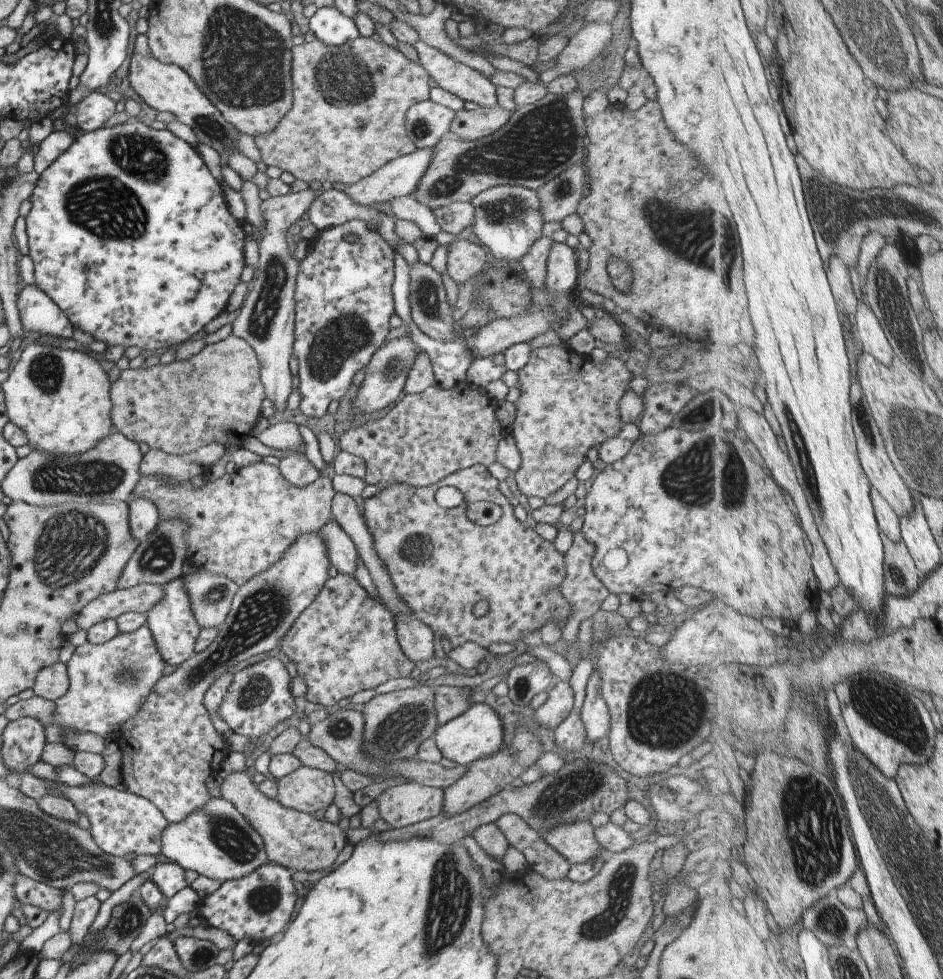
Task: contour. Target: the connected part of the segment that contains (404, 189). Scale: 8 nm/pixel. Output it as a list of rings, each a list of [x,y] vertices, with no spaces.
[[[417,148],[411,152],[411,154],[405,154],[405,156],[397,156],[393,158],[391,162],[383,164],[381,168],[377,168],[377,172],[371,172],[369,176],[361,178],[357,184],[351,186],[343,185],[343,191],[347,194],[349,200],[361,204],[363,208],[374,208],[374,204],[387,203],[387,200],[396,200],[398,204],[404,198],[408,198],[409,195],[417,187],[419,178],[423,176],[423,172],[427,170],[429,162],[431,162],[431,156],[433,150],[431,148]]]

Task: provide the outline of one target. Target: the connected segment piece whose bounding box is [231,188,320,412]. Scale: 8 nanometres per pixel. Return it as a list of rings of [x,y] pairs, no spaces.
[[[317,189],[270,196],[261,201],[259,212],[263,216],[263,230],[254,236],[258,244],[258,262],[251,282],[251,290],[246,292],[239,307],[239,314],[231,322],[231,334],[249,343],[257,356],[260,368],[260,381],[265,398],[269,399],[274,412],[287,410],[285,402],[291,392],[291,375],[289,374],[289,358],[292,355],[294,304],[293,289],[297,280],[298,256],[288,252],[285,241],[287,229],[309,209],[309,206],[320,194]]]

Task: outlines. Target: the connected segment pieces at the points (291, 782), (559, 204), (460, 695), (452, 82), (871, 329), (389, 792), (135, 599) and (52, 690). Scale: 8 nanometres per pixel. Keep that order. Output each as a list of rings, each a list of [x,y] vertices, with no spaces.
[[[300,766],[276,783],[277,802],[289,810],[313,815],[333,804],[333,782],[322,770]]]
[[[573,165],[559,176],[545,182],[543,186],[539,186],[539,190],[535,190],[535,196],[539,198],[543,224],[559,222],[568,214],[575,213],[577,202],[581,200],[585,190],[585,170],[581,165]]]
[[[439,685],[433,687],[433,712],[437,726],[449,722],[471,706],[467,687]]]
[[[421,39],[412,47],[417,52],[418,63],[436,86],[455,94],[463,101],[475,102],[479,109],[497,106],[494,86],[485,76],[465,64],[451,60],[447,54],[425,44]]]
[[[860,301],[855,316],[857,336],[862,343],[865,353],[875,356],[885,367],[893,366],[895,358],[894,348],[887,338],[887,334],[881,326],[881,322],[873,308]]]
[[[418,783],[391,786],[375,798],[379,818],[391,827],[428,820],[441,812],[443,789]]]
[[[137,584],[133,588],[115,589],[85,604],[83,610],[77,612],[74,621],[78,629],[86,631],[101,620],[115,620],[125,612],[147,614],[147,610],[151,610],[161,598],[163,588],[157,584]]]
[[[57,661],[57,664],[45,666],[37,672],[32,691],[35,696],[54,701],[67,692],[67,685],[66,664]]]

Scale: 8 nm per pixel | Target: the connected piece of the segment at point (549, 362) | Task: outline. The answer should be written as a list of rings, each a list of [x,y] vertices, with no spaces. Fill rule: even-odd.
[[[562,341],[531,350],[525,366],[516,372],[519,397],[513,402],[515,418],[509,433],[521,458],[514,480],[517,490],[527,497],[537,496],[544,499],[559,490],[567,480],[575,476],[590,448],[597,448],[603,440],[616,437],[619,428],[623,427],[617,405],[624,392],[631,389],[628,384],[633,378],[625,363],[607,355],[600,363],[593,360],[585,362],[581,370],[571,370],[565,347],[566,344]]]

